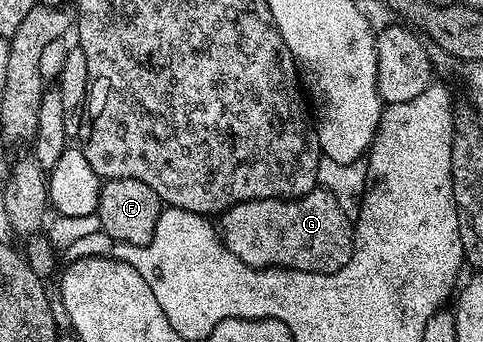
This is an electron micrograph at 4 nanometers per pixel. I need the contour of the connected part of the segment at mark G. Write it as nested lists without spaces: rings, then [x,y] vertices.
[[[315,188],[299,198],[241,202],[231,206],[225,218],[230,251],[256,270],[285,268],[334,274],[348,264],[354,251],[355,223],[340,208],[334,193],[325,188]]]

